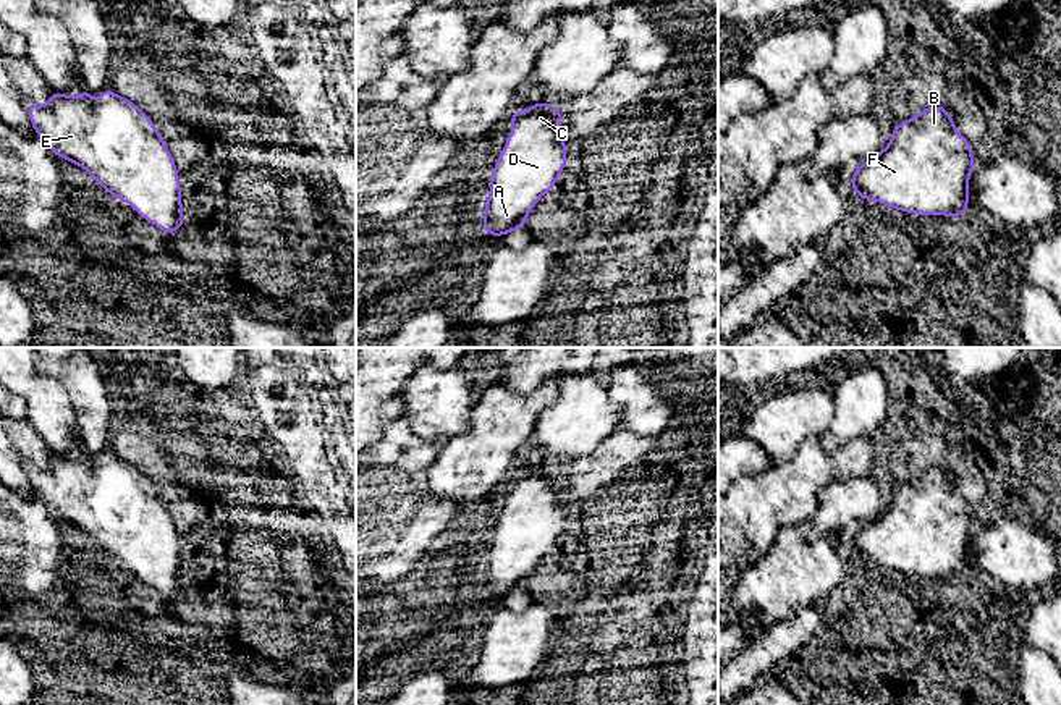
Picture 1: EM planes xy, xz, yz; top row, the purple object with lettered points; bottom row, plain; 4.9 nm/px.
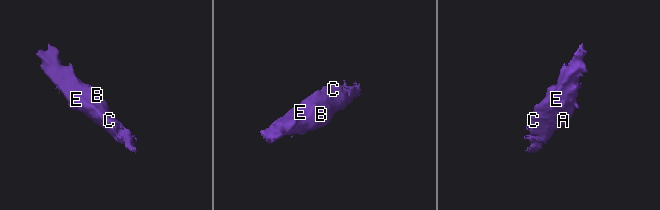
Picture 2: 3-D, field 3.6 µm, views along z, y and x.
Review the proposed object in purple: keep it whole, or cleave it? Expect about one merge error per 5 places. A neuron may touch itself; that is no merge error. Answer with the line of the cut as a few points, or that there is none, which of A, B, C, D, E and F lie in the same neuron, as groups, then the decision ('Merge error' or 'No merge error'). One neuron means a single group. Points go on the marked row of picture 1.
No split. Groups: A B C D E F. No merge error

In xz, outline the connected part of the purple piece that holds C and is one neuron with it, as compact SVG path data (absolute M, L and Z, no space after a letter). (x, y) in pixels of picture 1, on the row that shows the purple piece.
M537 100L524 112L509 113L514 129L490 176L490 199L484 209L484 233L500 238L524 228L539 199L556 186L566 168L560 107Z

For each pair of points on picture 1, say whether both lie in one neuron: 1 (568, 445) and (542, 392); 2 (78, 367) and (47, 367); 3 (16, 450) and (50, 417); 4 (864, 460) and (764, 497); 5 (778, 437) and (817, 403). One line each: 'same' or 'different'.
1: different
2: same
3: different
4: same
5: same

